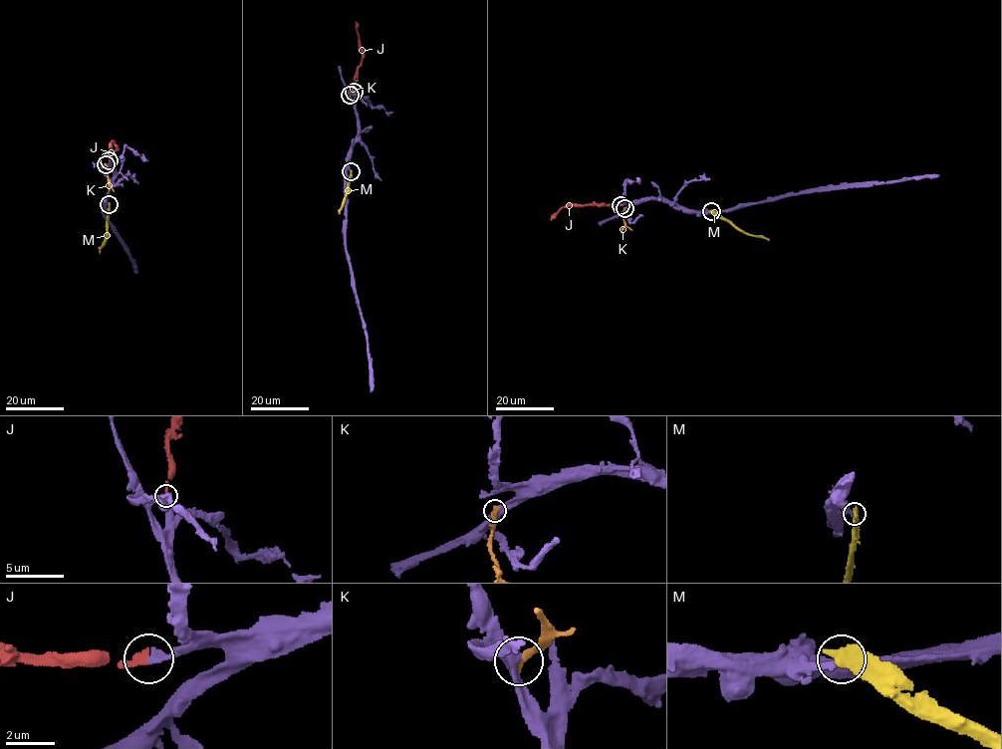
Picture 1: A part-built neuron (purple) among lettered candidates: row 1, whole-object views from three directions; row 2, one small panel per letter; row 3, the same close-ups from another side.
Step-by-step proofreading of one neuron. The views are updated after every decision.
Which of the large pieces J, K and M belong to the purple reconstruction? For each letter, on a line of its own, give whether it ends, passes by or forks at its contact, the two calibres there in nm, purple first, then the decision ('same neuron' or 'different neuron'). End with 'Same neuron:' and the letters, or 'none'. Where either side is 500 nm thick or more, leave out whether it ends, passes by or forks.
J: it ends there; 240 nm thick on the purple side, 240 nm on the other; same neuron
K: 500 nm thick on the purple side, 320 nm on the other; different neuron
M: 260 nm thick on the purple side, 600 nm on the other; different neuron
Same neuron: J

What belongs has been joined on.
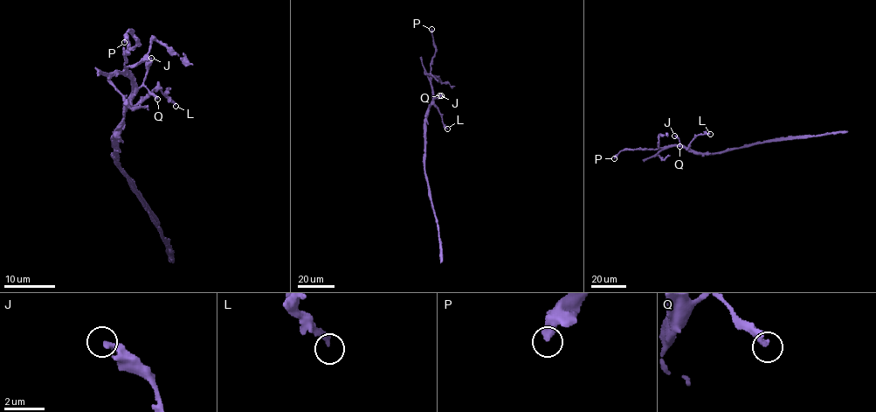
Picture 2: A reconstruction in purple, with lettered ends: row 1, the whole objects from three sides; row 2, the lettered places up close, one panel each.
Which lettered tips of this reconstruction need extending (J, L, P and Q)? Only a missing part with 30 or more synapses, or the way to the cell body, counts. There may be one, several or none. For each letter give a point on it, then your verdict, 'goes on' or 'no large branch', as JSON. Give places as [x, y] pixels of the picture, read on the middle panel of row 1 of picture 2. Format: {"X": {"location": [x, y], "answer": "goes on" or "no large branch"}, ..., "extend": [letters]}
{"J": {"location": [439, 95], "answer": "no large branch"}, "L": {"location": [447, 129], "answer": "no large branch"}, "P": {"location": [431, 29], "answer": "no large branch"}, "Q": {"location": [441, 95], "answer": "no large branch"}, "extend": []}

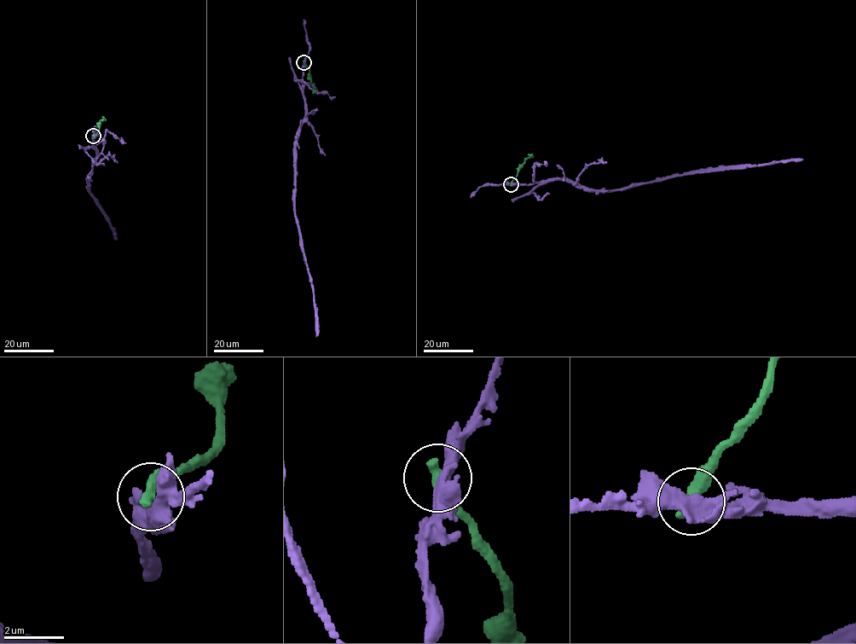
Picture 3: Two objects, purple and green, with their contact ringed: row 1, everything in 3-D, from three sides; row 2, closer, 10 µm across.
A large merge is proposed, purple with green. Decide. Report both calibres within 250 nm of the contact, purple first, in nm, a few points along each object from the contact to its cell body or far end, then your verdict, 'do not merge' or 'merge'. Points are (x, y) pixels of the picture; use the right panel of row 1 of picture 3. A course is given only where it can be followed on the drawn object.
460/480 nm | purple via (511, 184), (569, 180), (591, 189), (617, 190), (690, 174), (803, 159) | green via (511, 184), (517, 169), (530, 156), (528, 154) | do not merge

